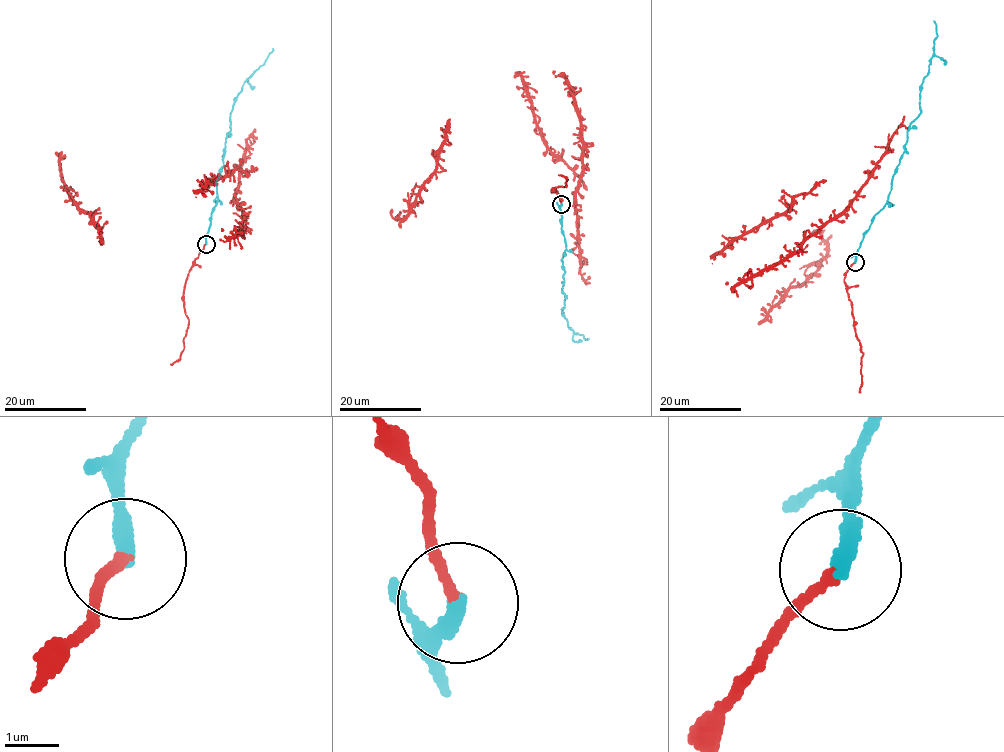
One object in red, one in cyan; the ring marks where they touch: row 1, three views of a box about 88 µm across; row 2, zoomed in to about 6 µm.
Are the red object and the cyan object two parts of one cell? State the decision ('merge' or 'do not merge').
merge

